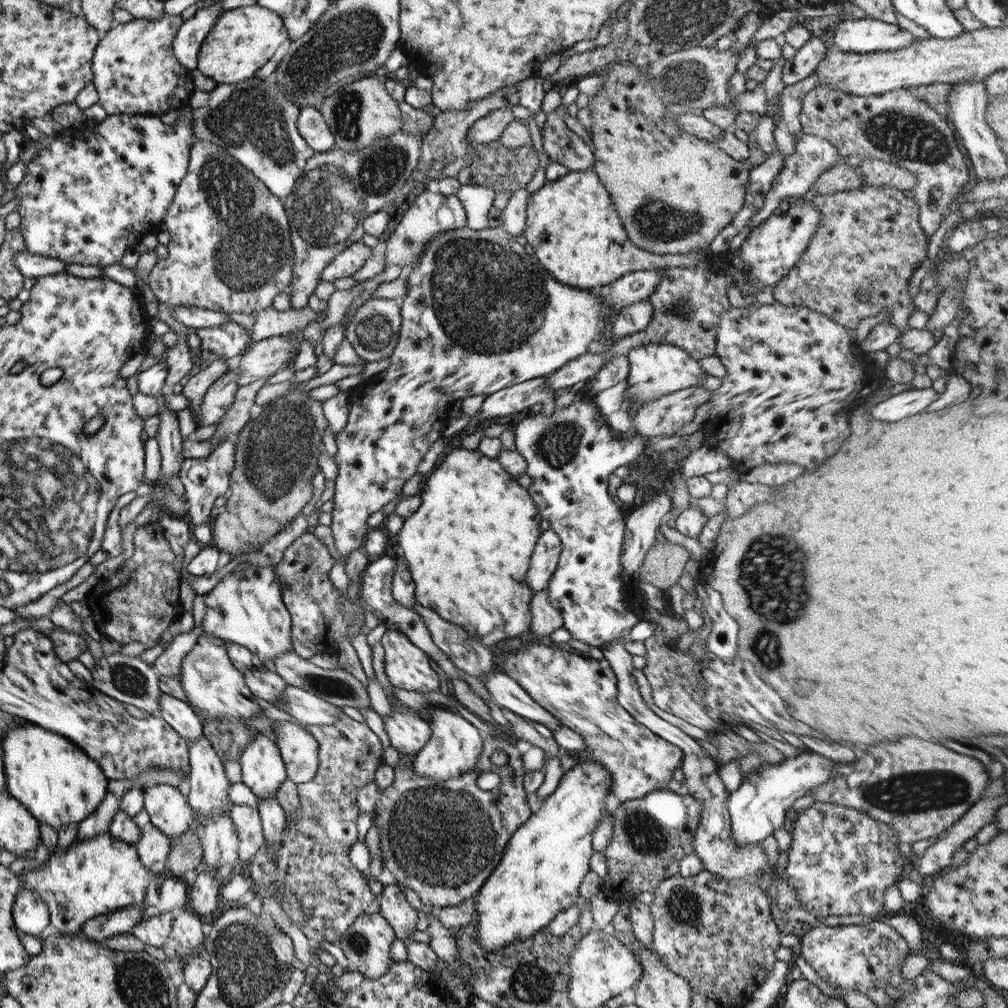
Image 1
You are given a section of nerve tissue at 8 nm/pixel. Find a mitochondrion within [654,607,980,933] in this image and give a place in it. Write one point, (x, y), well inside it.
(921, 790)

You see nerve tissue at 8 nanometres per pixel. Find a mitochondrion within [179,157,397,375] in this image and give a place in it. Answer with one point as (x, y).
(373, 333)

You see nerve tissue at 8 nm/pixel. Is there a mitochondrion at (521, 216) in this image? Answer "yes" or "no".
no

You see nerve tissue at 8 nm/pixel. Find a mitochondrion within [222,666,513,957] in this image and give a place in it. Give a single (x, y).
(440, 837)

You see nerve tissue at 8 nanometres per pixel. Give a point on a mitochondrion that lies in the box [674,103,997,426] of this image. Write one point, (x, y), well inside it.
(905, 134)

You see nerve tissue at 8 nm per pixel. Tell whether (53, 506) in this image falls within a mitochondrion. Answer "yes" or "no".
yes

